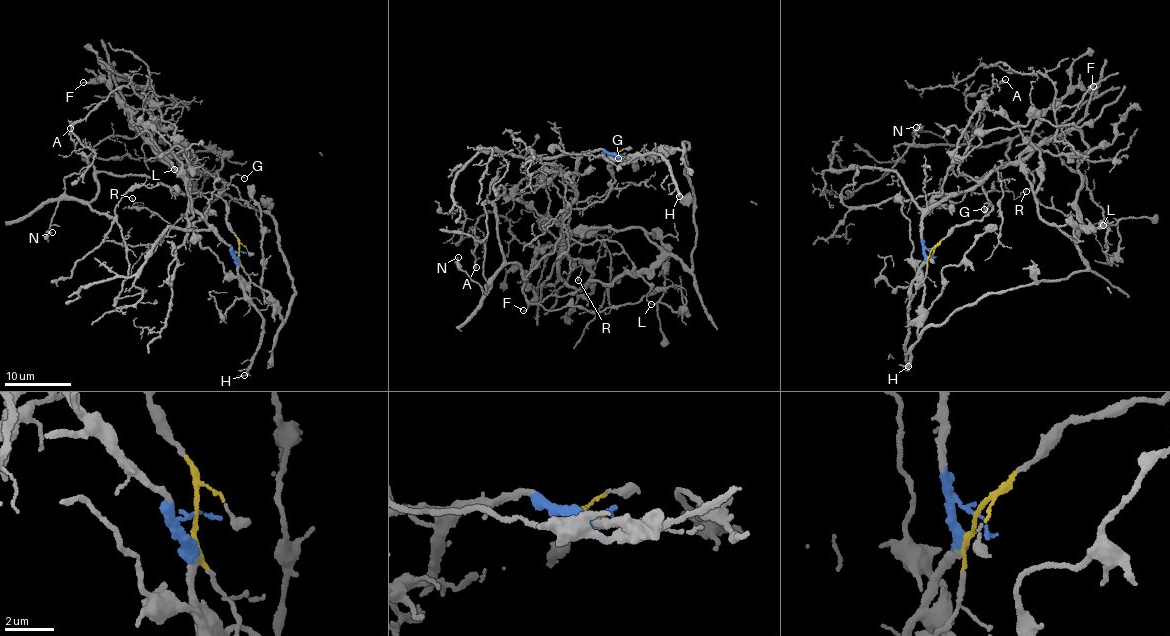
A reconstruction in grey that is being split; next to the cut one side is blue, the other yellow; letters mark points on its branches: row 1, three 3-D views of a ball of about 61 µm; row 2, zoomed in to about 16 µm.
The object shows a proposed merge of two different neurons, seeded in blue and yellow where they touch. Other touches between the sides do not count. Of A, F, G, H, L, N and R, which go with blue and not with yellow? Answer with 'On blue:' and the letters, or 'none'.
On blue: F, H, L, R

